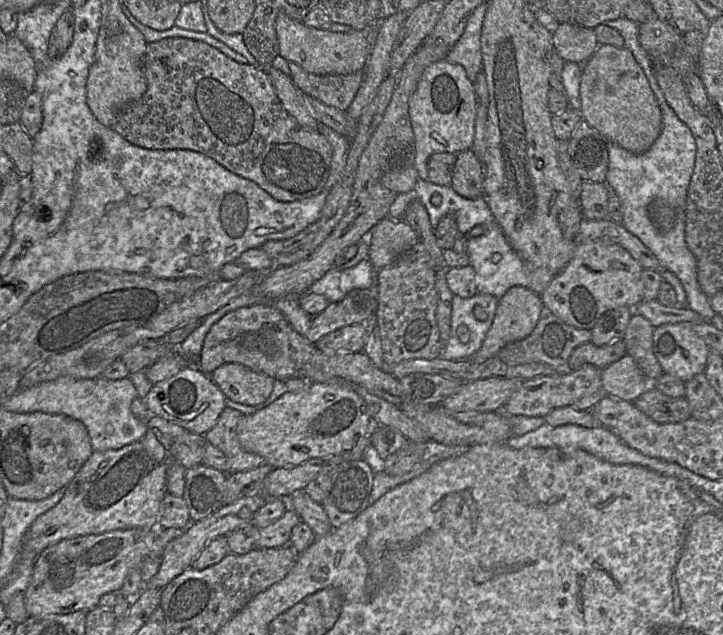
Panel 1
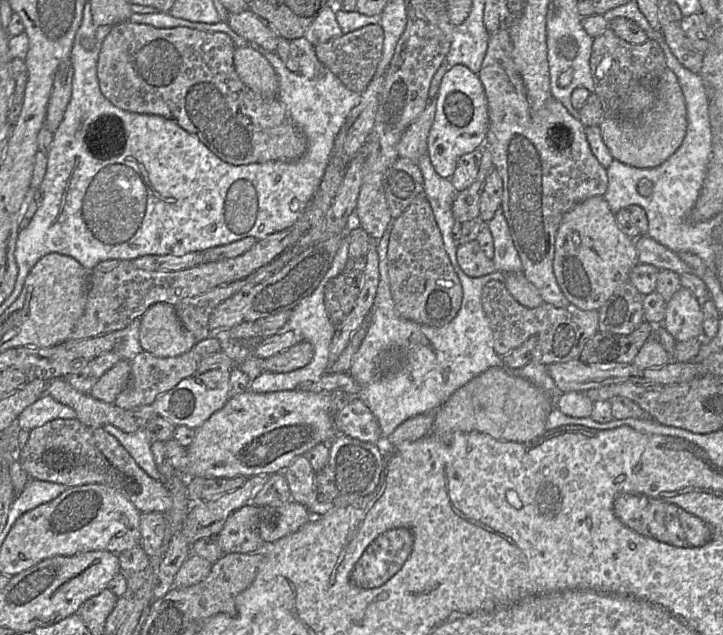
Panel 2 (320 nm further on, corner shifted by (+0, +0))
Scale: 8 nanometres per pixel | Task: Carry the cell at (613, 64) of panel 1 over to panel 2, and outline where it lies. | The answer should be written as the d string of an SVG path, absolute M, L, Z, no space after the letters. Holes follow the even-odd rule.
M669 68L663 70L655 104L639 122L606 116L599 127L603 142L614 159L636 168L661 165L677 150L686 134L686 106L676 75Z

